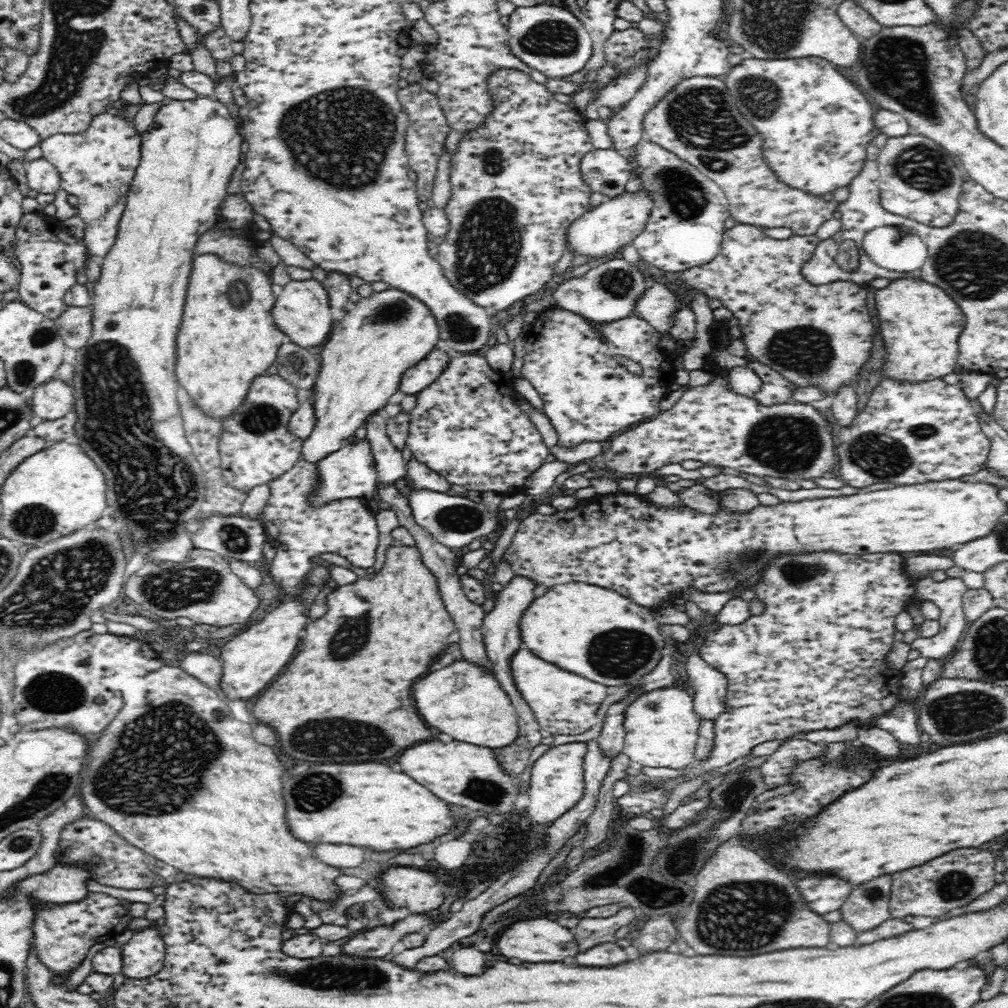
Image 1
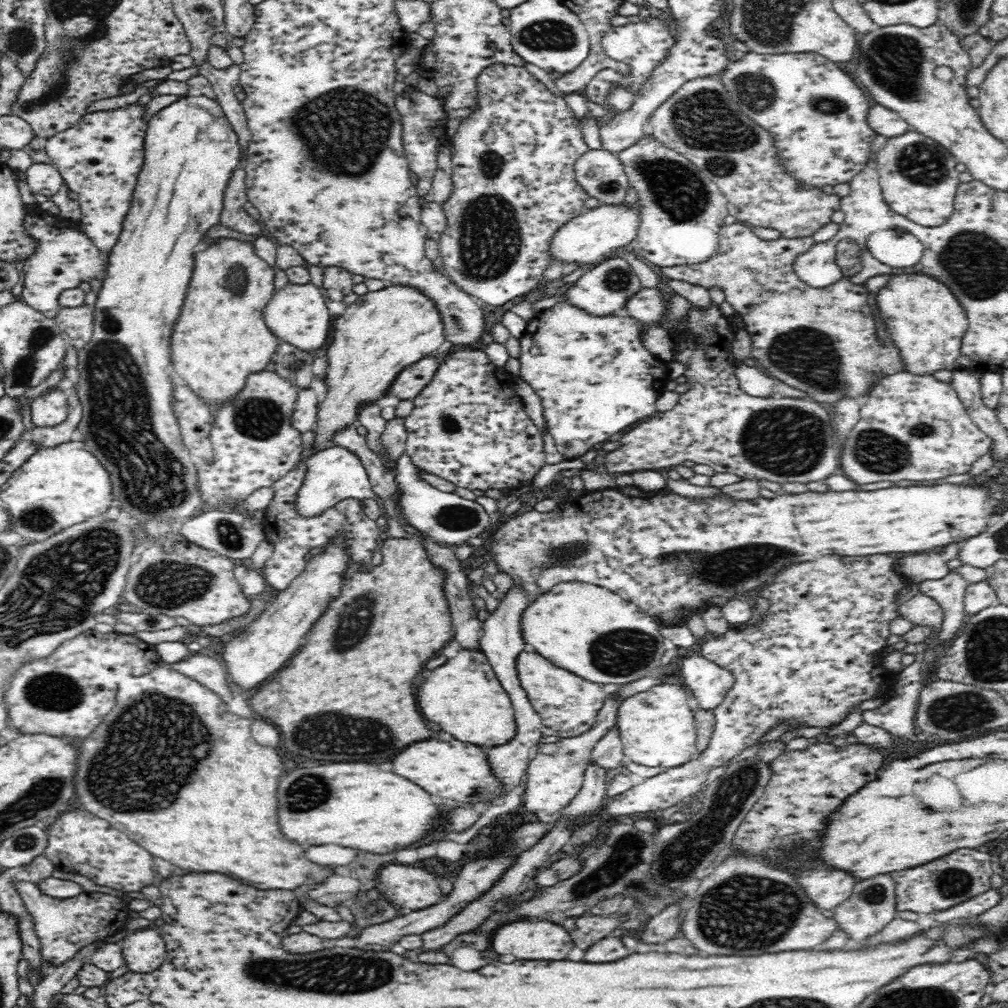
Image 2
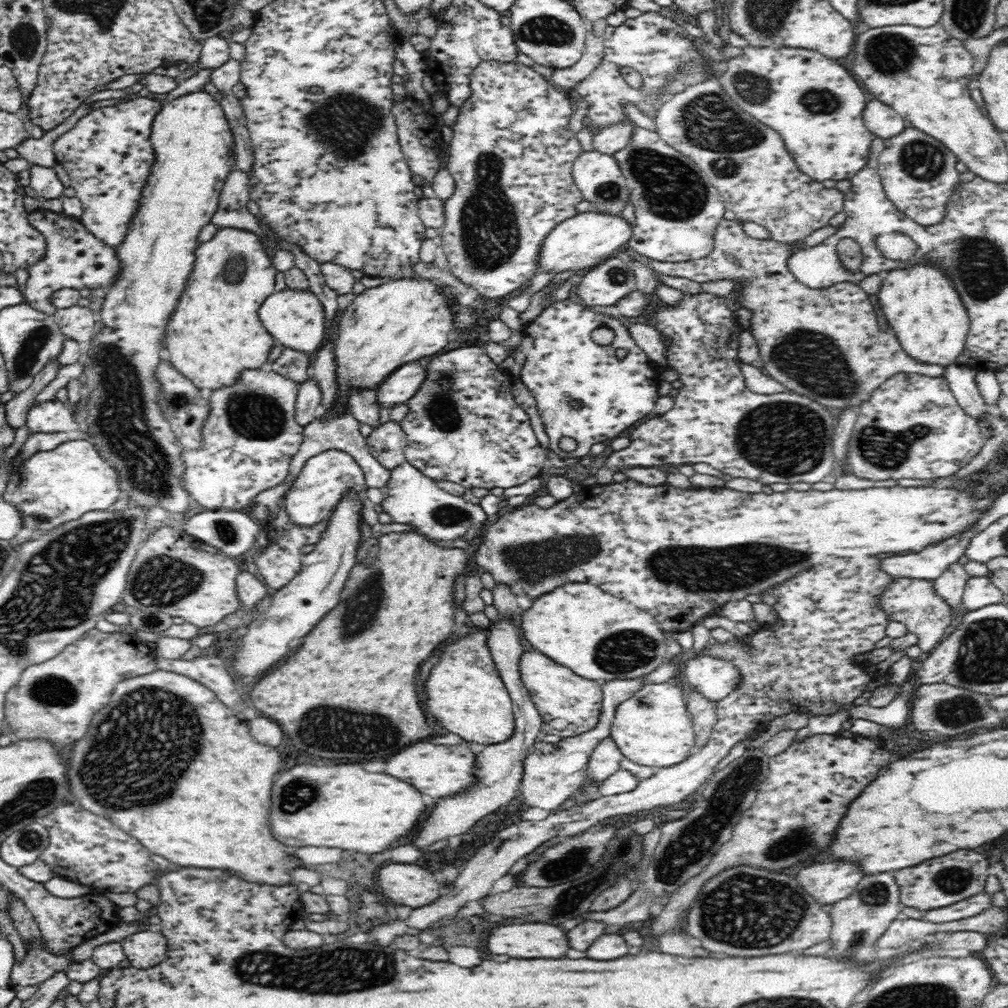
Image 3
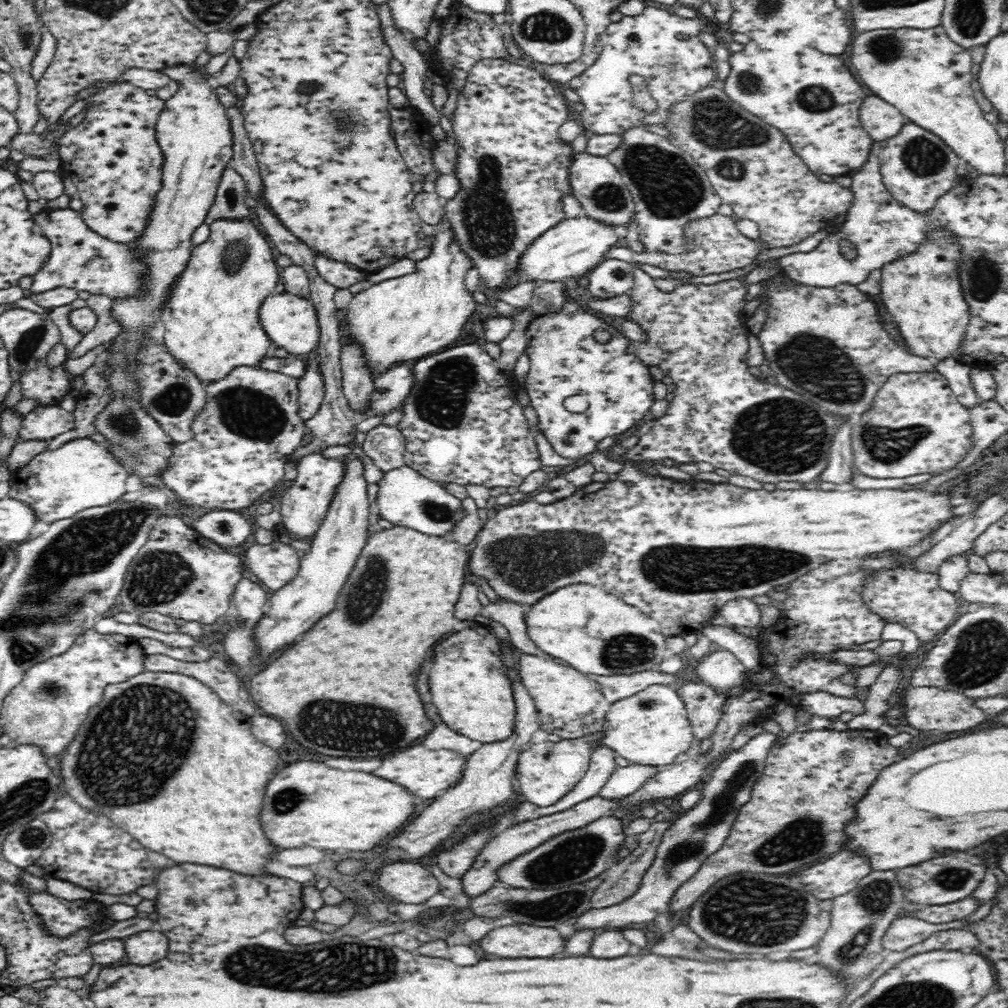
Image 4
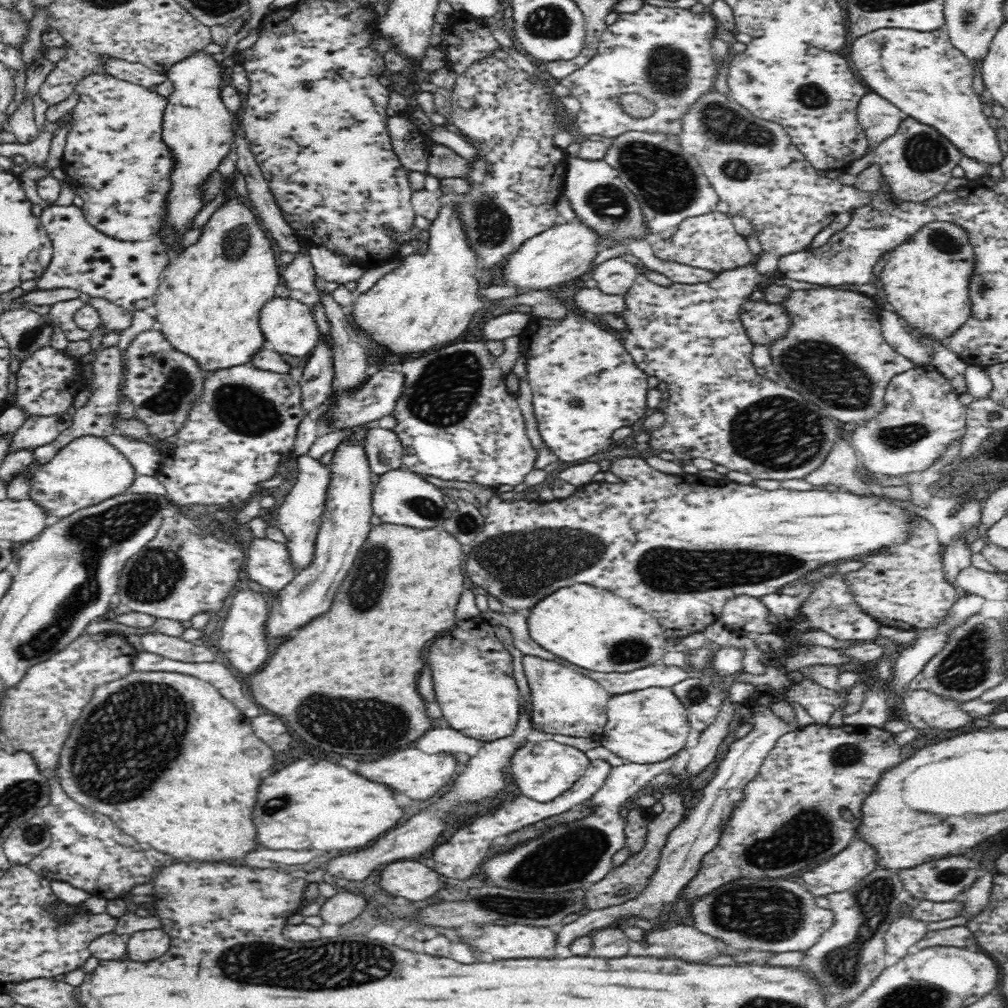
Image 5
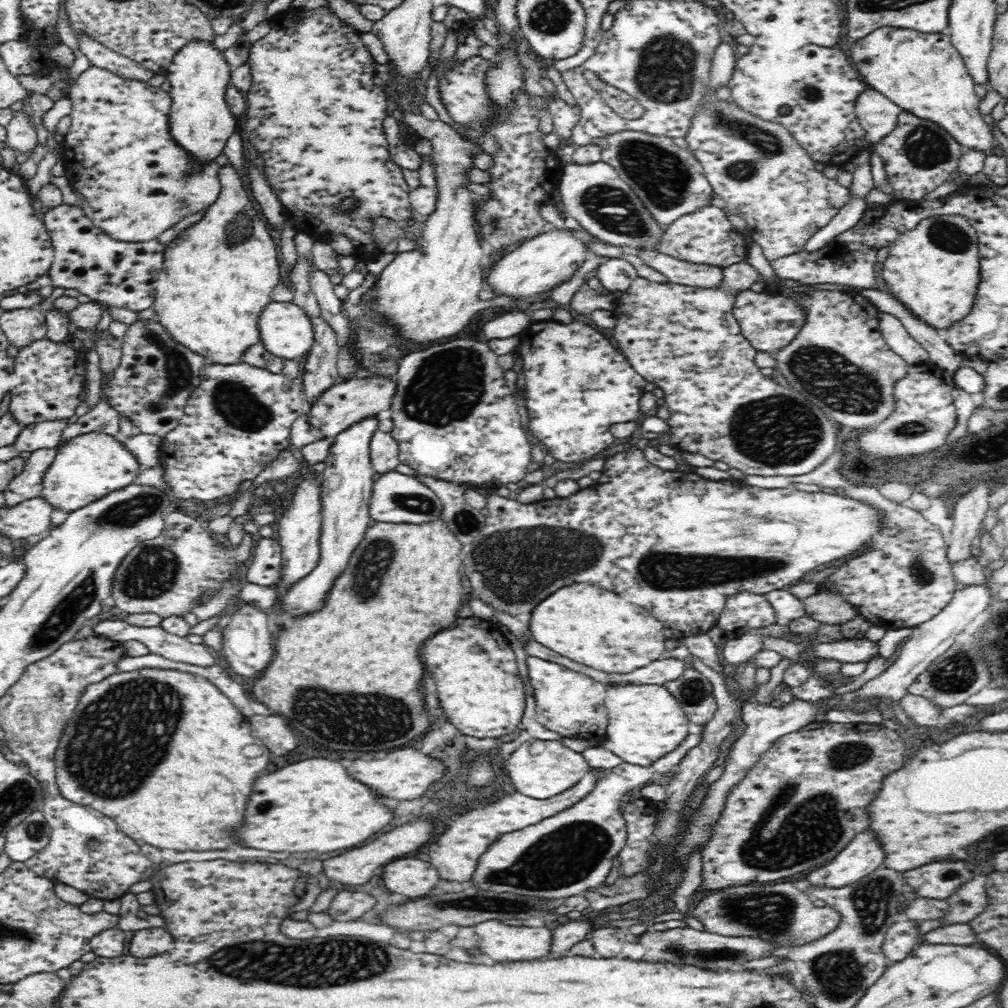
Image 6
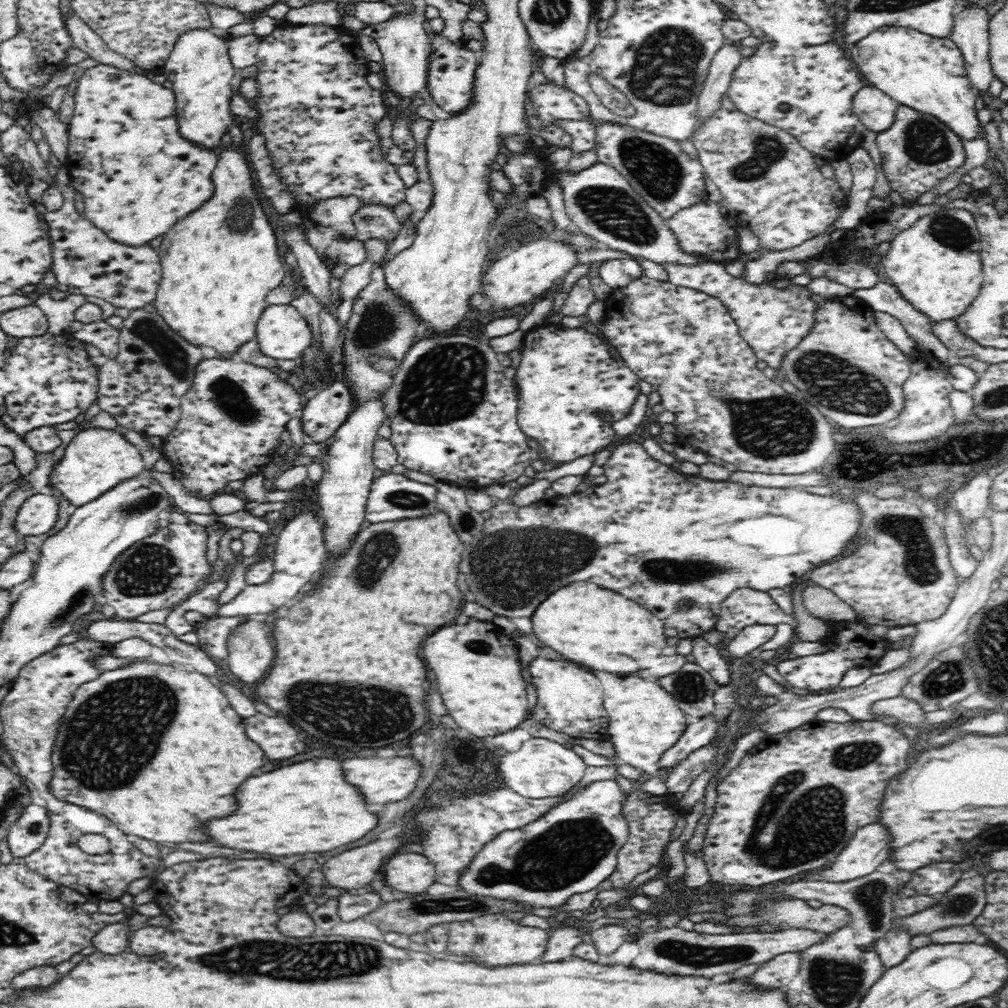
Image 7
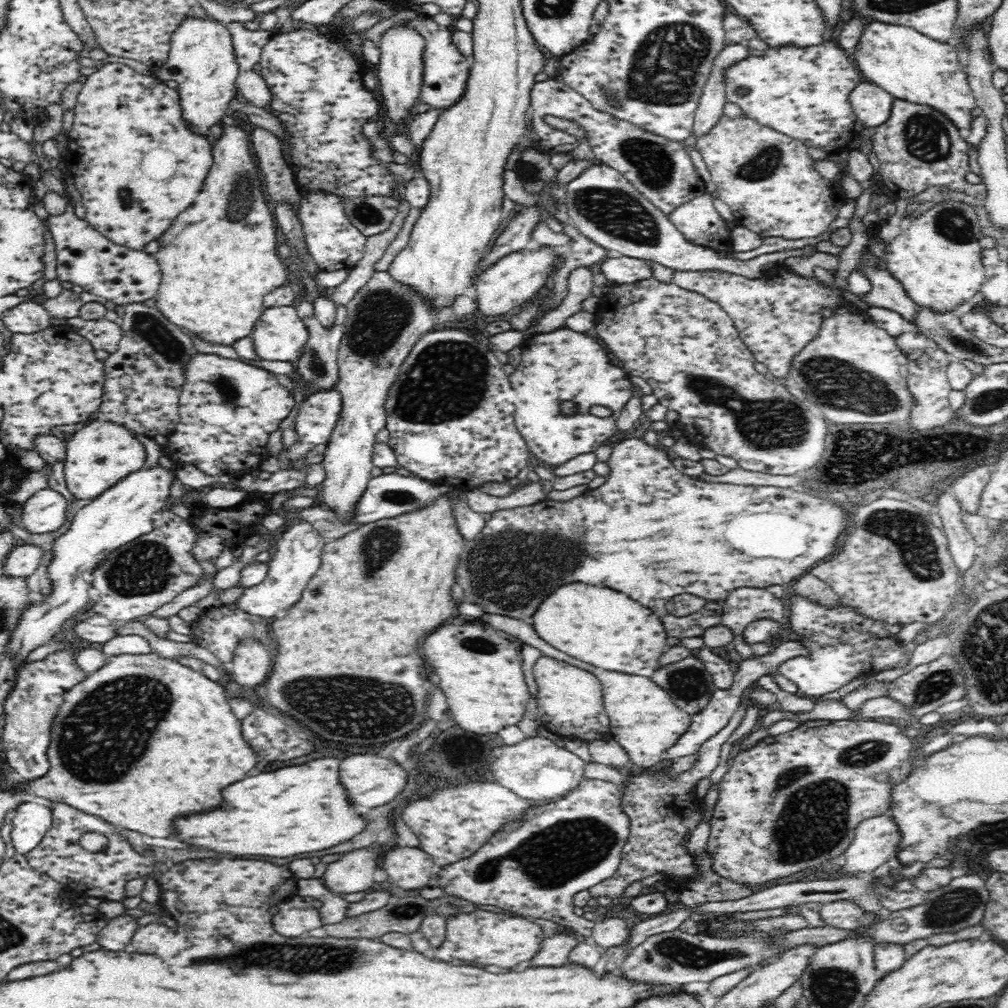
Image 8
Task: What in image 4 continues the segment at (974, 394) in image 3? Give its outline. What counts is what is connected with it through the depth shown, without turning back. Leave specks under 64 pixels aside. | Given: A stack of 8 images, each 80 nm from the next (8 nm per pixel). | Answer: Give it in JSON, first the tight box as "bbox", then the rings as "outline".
{"bbox":[934,356,981,409],"outline":[[[946,356],[936,362],[934,370],[946,378],[954,397],[967,409],[980,404],[981,400],[978,399],[971,382],[969,365],[962,363],[956,356]]]}

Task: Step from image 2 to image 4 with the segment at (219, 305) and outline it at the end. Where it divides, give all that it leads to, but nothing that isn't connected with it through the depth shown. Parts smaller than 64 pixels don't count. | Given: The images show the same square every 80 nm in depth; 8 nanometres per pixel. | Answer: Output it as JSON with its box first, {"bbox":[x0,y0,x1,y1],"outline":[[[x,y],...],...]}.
{"bbox":[160,216,281,382],"outline":[[[249,216],[218,218],[208,224],[208,238],[192,248],[186,269],[174,282],[173,288],[160,306],[160,318],[166,327],[163,342],[174,358],[187,366],[202,382],[225,378],[236,366],[256,367],[266,356],[271,340],[262,329],[259,310],[266,298],[272,296],[281,281],[280,268],[274,262],[272,248]]]}

